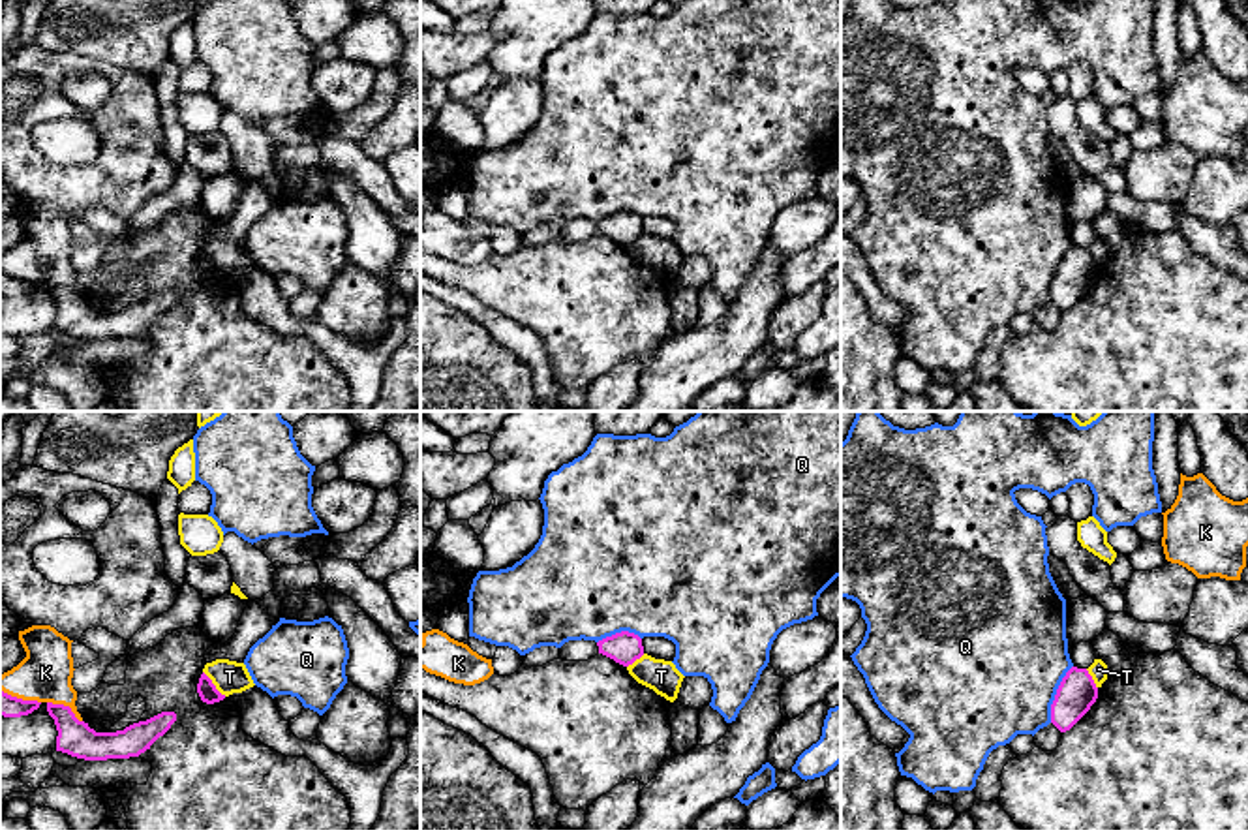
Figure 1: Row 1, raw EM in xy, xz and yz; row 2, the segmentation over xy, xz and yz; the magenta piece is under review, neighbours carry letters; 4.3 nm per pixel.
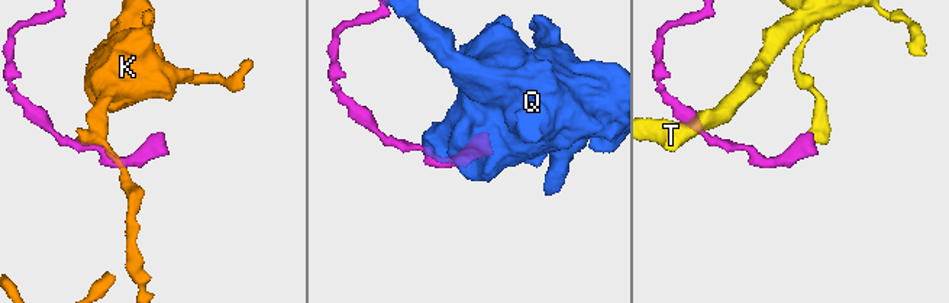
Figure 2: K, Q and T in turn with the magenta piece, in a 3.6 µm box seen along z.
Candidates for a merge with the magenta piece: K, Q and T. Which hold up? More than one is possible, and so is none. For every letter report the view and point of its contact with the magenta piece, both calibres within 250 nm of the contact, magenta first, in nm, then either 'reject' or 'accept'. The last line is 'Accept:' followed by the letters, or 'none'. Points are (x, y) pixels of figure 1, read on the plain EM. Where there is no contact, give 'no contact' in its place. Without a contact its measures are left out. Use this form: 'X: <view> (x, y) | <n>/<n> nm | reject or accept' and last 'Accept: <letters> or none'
K: xy (66, 286) | 150/220 nm | reject
Q: yz (1057, 273) | 160/480 nm | reject
T: xy (213, 263) | 80/140 nm | reject
Accept: none

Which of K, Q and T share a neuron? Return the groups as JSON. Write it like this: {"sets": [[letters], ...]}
{"sets": [["K"], ["Q"], ["T"]]}

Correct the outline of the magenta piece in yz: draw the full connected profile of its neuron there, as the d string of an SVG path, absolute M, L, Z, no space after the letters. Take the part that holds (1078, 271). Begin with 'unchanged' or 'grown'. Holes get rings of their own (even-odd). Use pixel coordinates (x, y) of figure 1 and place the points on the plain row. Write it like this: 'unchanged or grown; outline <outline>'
unchanged; outline M1072 246L1062 257L1051 284L1051 302L1070 310L1096 282L1098 267L1087 248Z

